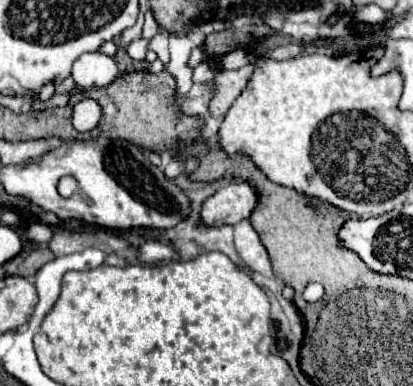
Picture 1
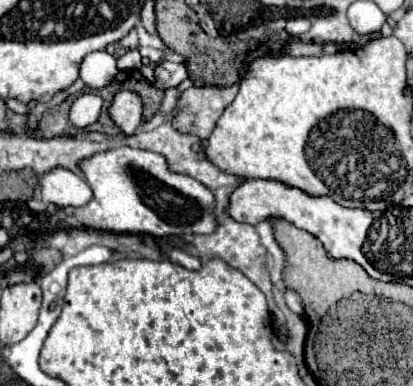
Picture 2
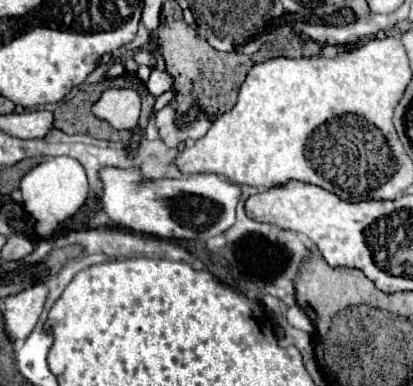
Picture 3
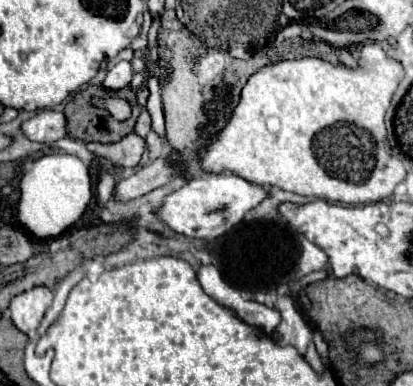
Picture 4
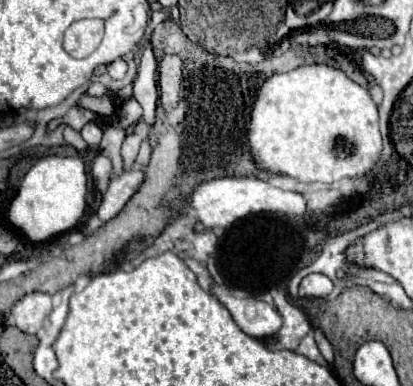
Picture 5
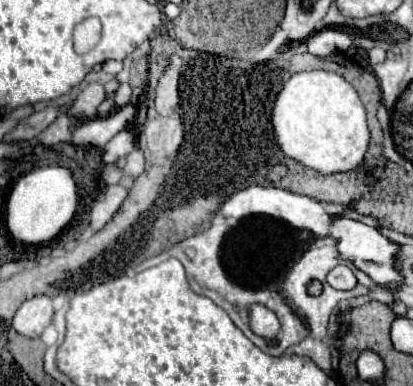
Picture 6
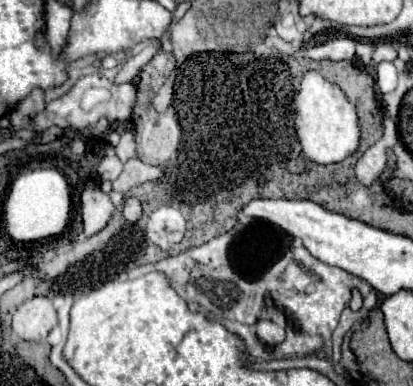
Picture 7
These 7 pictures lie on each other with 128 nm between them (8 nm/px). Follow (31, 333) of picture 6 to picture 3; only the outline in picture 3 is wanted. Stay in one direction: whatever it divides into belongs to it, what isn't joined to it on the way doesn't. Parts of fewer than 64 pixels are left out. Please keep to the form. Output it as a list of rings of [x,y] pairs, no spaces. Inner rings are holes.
[[[36,284],[28,290],[4,298],[4,324],[6,334],[12,342],[30,336],[30,332],[38,324],[46,298],[48,298],[46,284]]]

